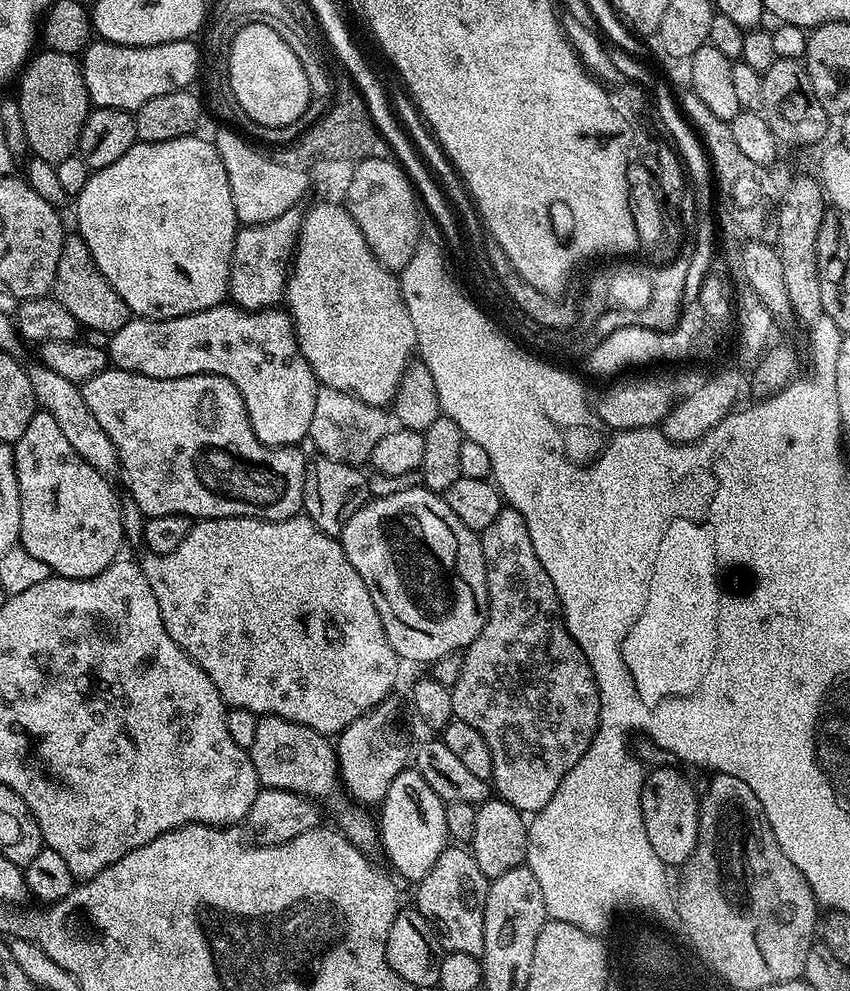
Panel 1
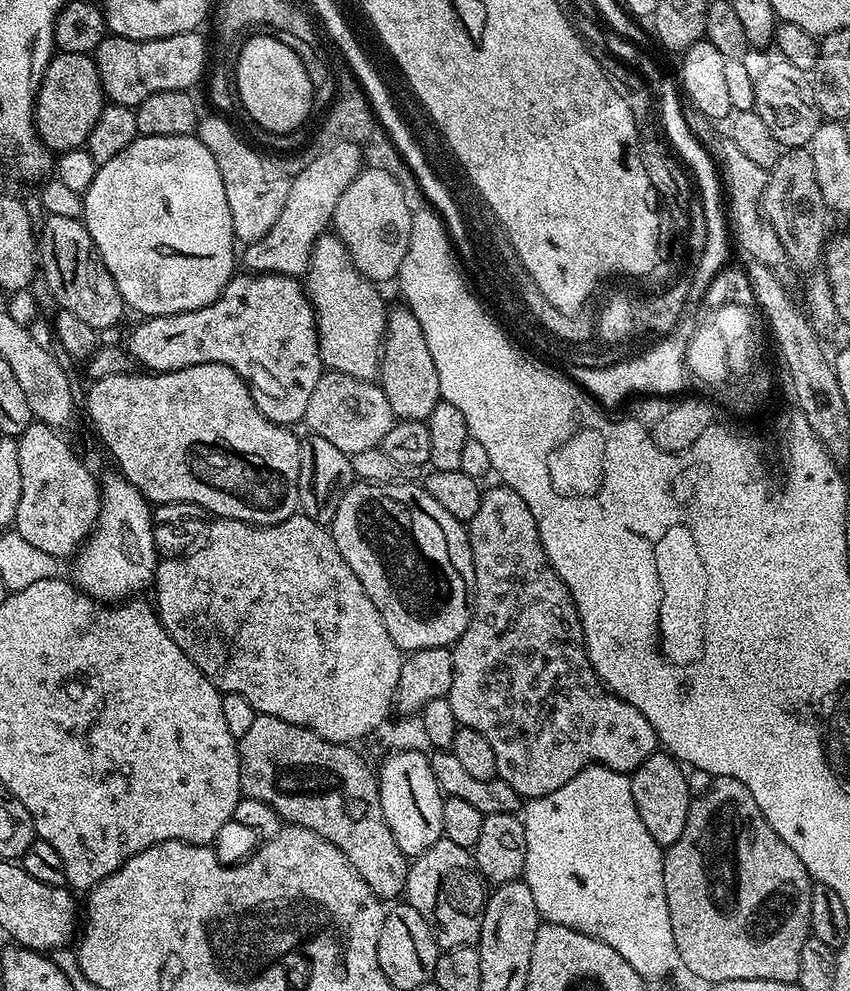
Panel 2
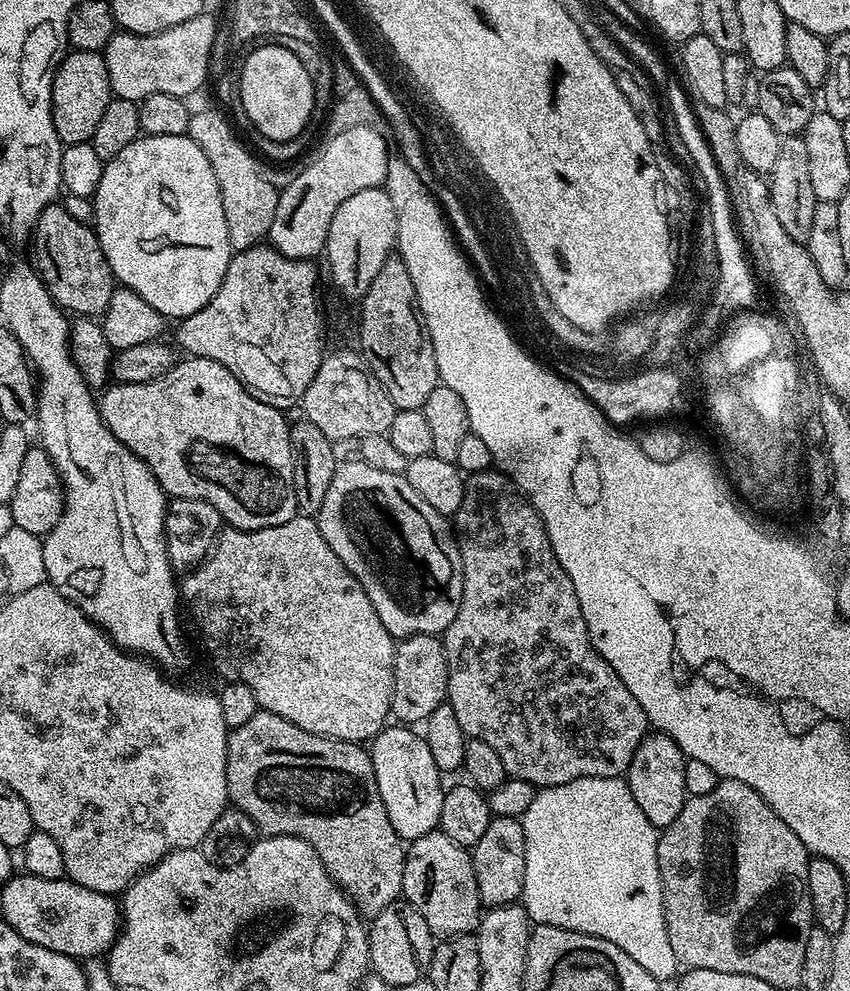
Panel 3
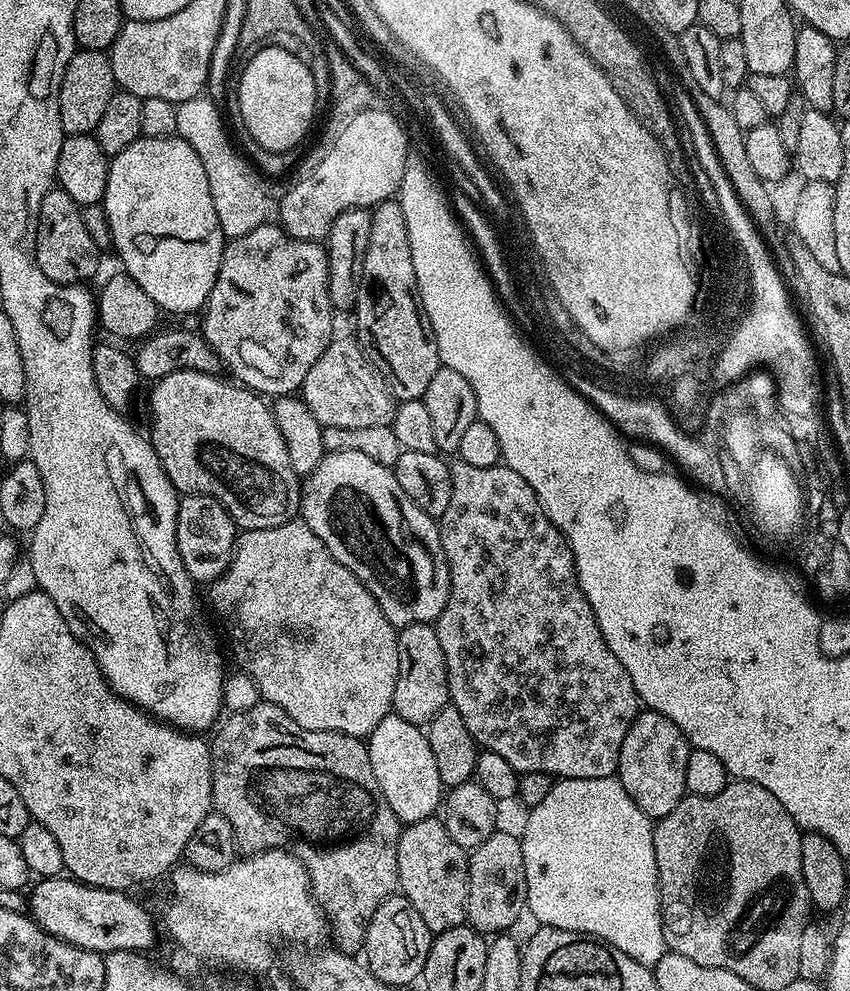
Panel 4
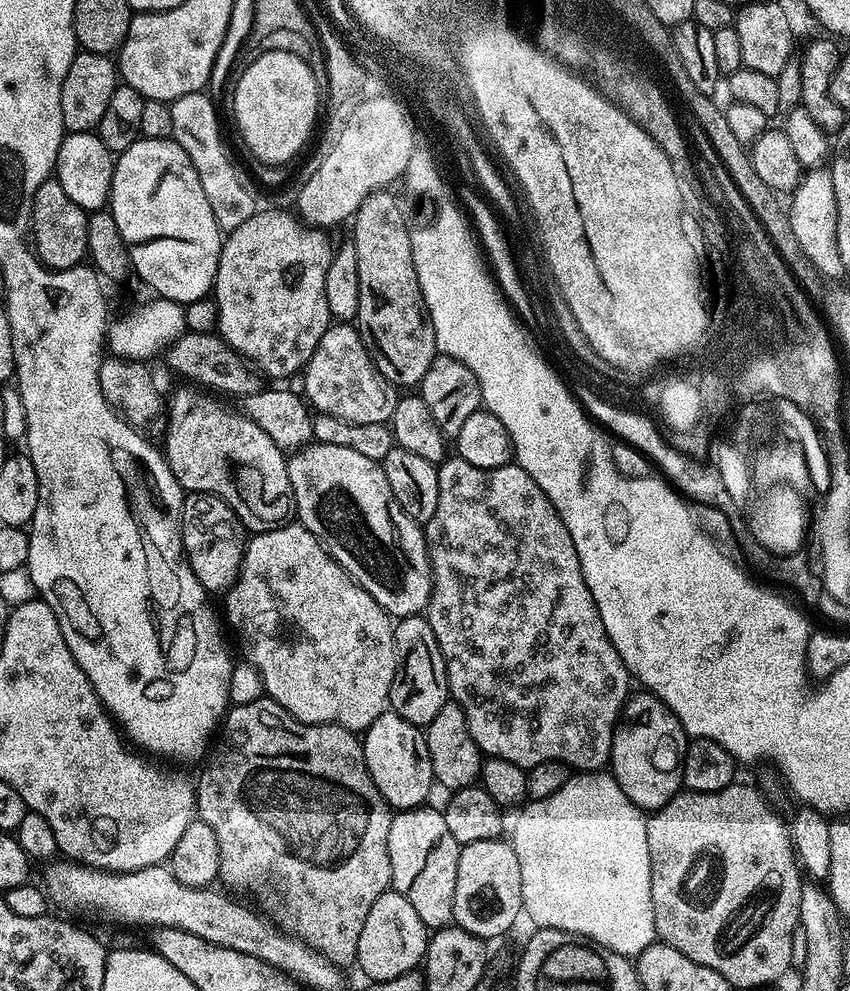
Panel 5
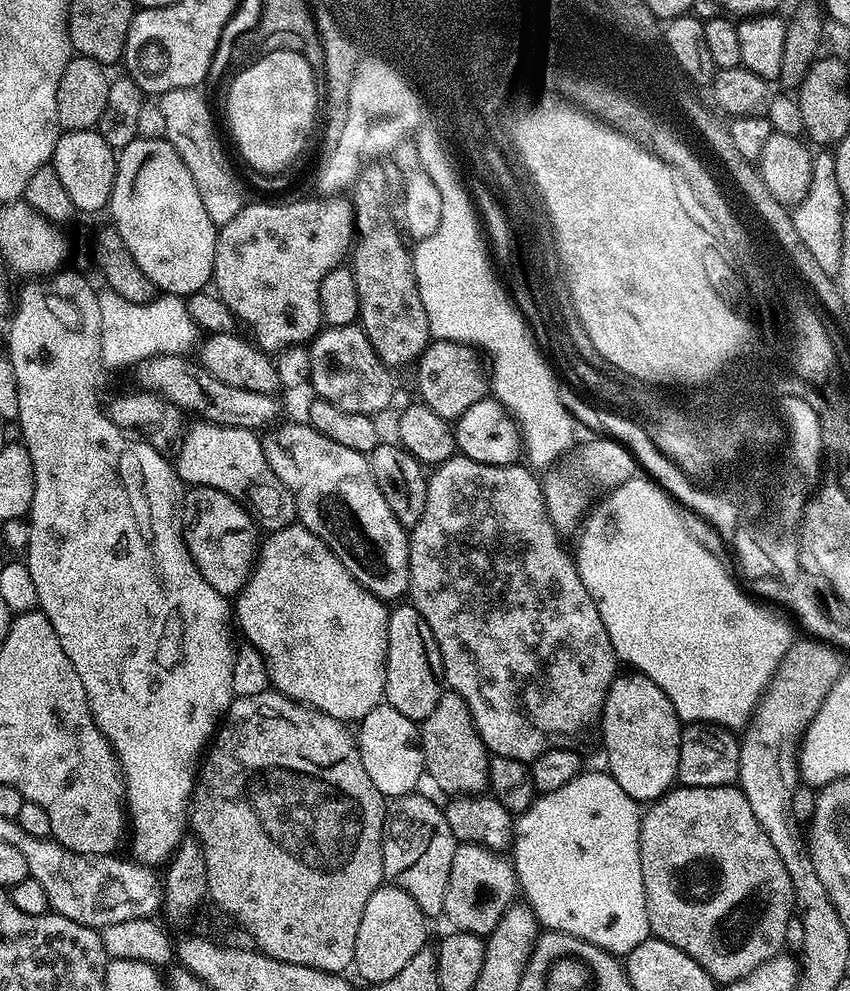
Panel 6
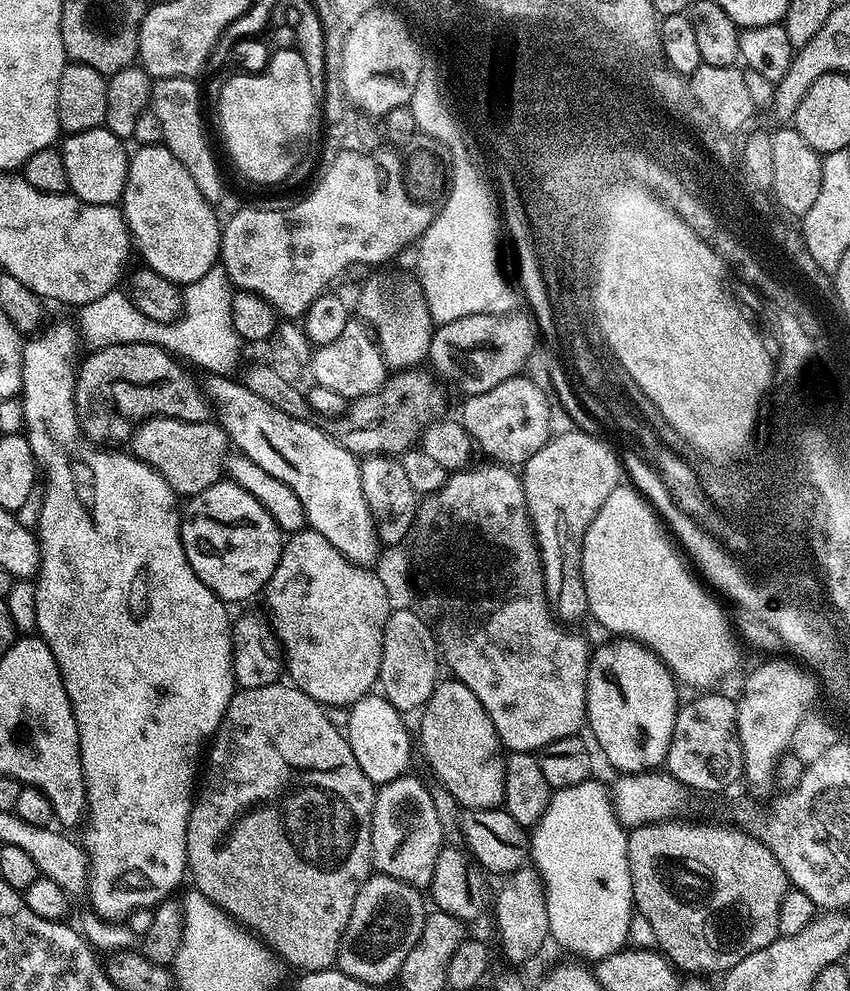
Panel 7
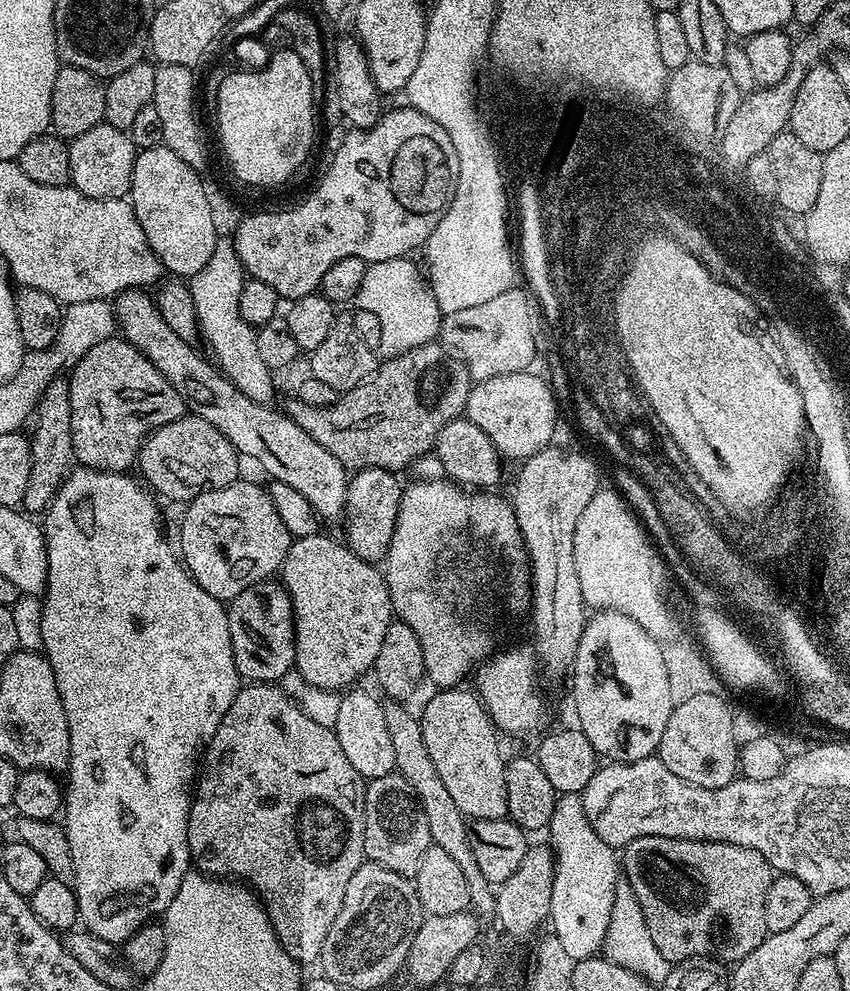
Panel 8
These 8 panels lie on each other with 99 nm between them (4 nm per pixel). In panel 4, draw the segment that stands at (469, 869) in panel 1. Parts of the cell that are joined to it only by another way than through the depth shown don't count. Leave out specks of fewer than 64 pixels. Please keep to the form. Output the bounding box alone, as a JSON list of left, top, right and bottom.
[398,818,468,934]

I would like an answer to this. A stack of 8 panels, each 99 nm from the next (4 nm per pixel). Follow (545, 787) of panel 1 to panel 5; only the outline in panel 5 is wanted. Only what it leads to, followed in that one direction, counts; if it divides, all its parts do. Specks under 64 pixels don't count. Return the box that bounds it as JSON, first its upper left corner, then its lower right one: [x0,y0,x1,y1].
[422,458,630,773]

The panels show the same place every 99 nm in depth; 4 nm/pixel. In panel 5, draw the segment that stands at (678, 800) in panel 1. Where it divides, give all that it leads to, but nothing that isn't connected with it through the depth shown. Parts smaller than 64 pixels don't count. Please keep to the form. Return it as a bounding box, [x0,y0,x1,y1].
[610,692,686,810]

